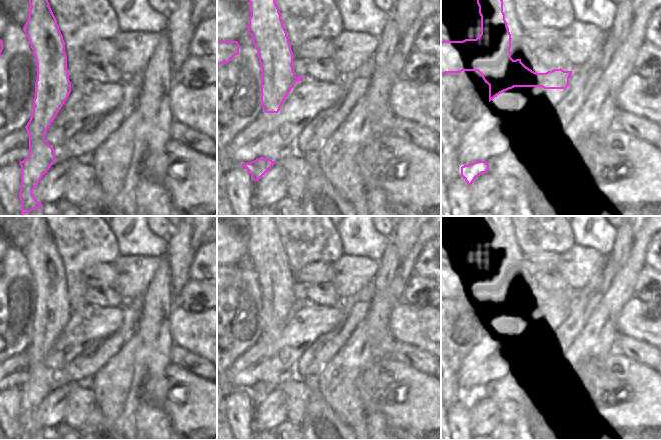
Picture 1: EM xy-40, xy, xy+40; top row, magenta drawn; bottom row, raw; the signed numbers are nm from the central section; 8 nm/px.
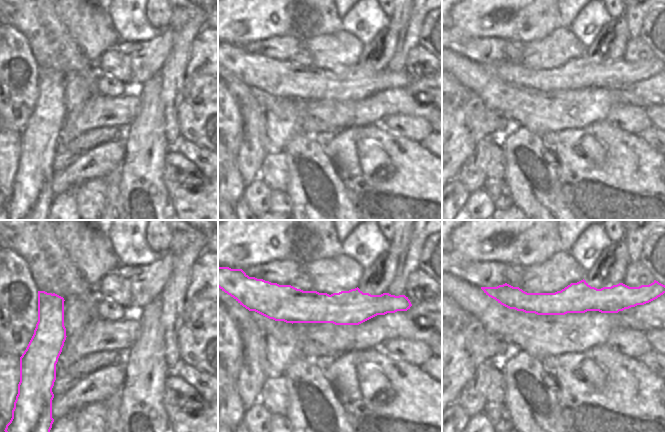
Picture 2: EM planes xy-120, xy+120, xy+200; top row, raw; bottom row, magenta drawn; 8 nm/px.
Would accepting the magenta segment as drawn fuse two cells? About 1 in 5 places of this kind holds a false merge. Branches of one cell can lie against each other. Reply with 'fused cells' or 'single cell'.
fused cells

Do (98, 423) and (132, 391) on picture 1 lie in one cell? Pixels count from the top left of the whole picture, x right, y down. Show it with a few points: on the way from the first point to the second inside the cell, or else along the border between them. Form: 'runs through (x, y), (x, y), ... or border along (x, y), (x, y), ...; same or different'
border along (97, 406), (101, 413), (117, 429); different

